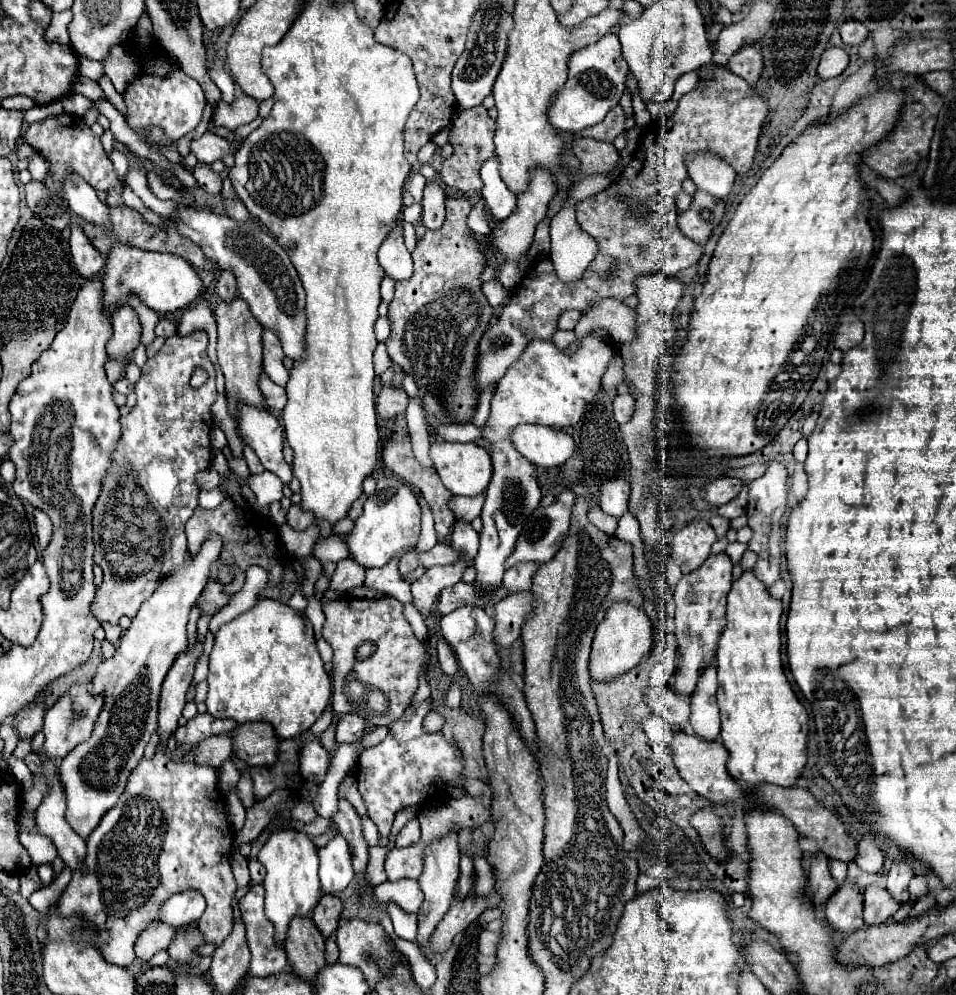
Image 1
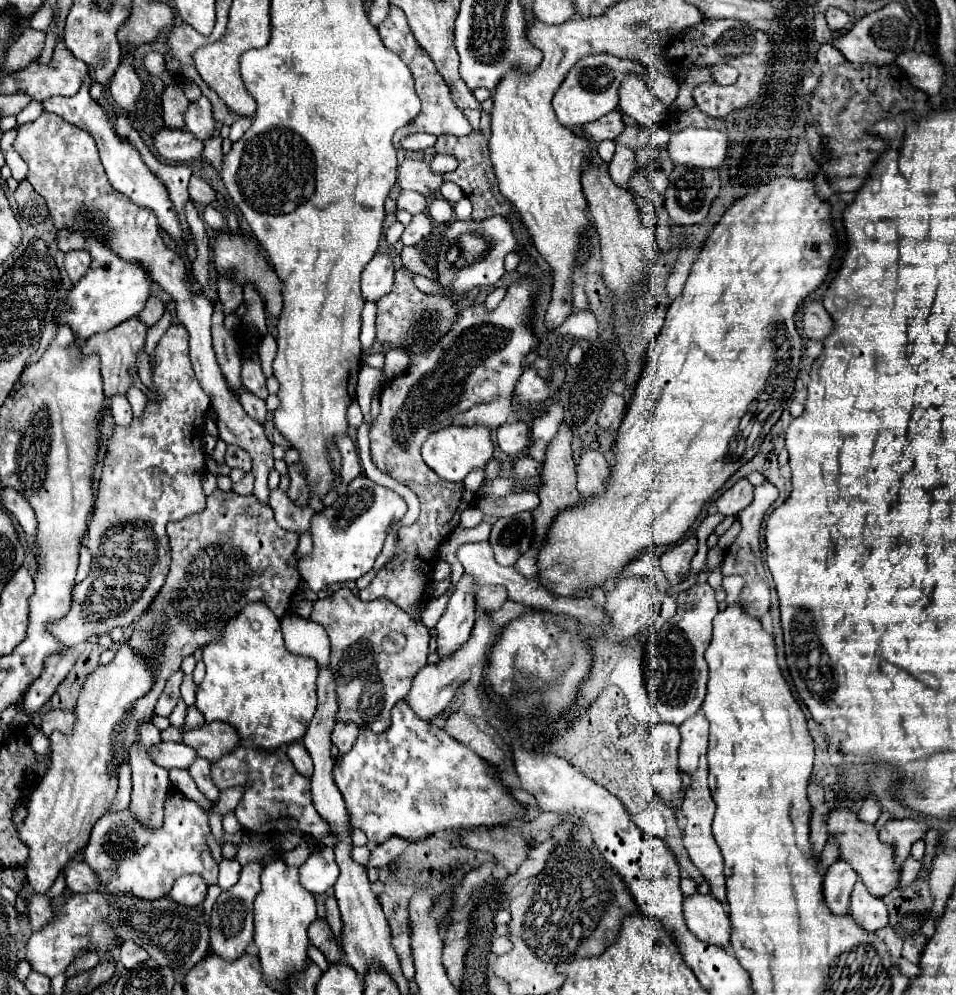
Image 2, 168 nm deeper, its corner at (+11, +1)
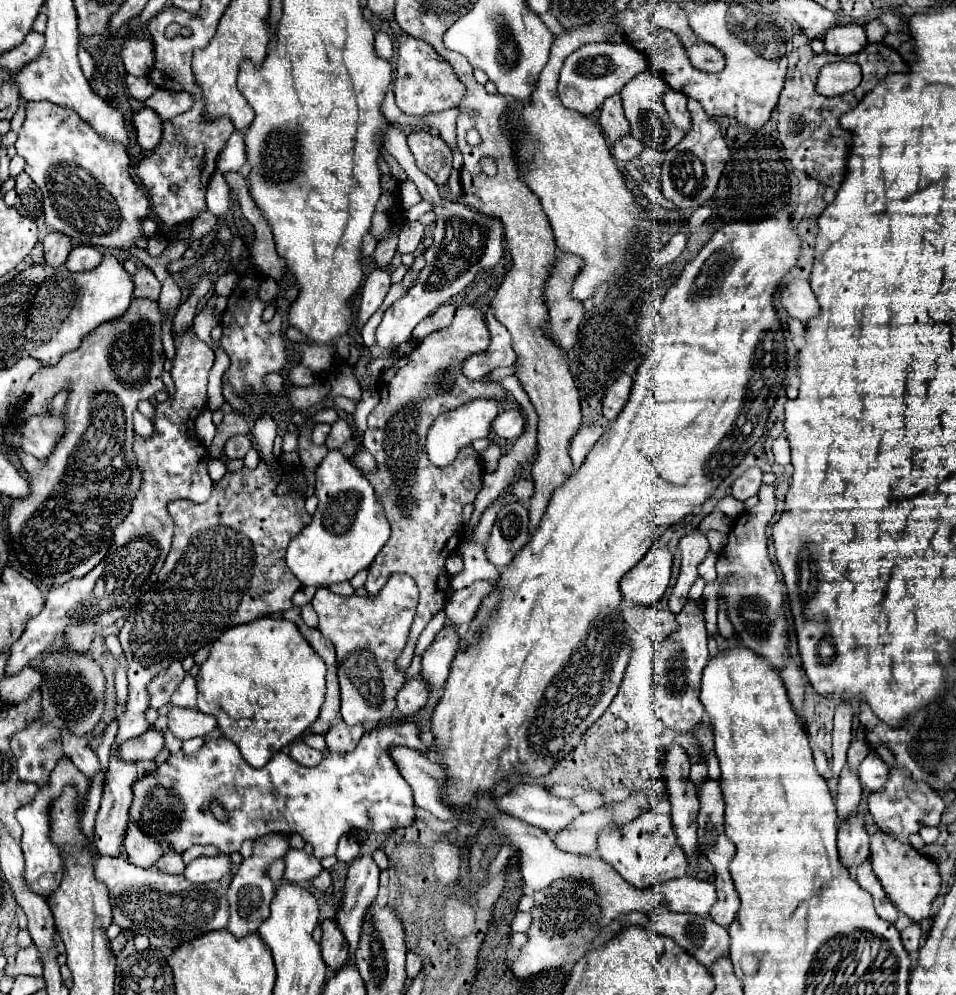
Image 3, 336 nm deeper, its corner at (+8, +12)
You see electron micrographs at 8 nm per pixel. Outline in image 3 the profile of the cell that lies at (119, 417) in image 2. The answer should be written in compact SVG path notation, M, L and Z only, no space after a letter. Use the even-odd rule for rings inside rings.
M134 413L134 431L140 435L140 437L150 437L152 431L154 431L154 425L150 419L146 419L142 413Z

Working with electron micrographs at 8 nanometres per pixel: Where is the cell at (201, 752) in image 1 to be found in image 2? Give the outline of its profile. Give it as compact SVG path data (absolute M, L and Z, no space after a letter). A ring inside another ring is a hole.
M159 742L151 748L151 758L163 768L189 768L197 760L197 750L183 742Z

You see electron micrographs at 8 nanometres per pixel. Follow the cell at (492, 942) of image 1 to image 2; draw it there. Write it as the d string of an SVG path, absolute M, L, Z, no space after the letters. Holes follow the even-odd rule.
M493 936L491 940L491 952L493 954L503 954L511 950L511 942L507 940L507 936Z

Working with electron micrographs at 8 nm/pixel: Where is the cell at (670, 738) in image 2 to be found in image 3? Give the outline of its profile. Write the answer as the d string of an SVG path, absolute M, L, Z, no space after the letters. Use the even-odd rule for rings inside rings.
M674 745L666 755L662 771L666 773L666 787L670 791L676 843L688 855L688 859L696 859L700 855L696 837L696 815L700 801L696 785L690 781L690 757L682 747Z

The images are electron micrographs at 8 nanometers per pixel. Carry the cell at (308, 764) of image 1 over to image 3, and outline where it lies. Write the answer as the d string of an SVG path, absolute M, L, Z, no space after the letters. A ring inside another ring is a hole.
M298 739L298 741L294 741L290 745L290 757L294 761L298 761L300 765L304 765L304 767L314 767L314 765L318 765L324 759L324 753L308 747L304 741Z

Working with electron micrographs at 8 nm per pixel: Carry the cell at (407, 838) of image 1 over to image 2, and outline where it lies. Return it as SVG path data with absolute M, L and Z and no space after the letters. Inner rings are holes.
M391 836L391 838L387 838L383 844L377 844L377 846L371 850L371 856L369 856L367 866L385 868L385 866L389 866L397 856L401 856L407 848L409 848L409 840L401 840L399 836Z

